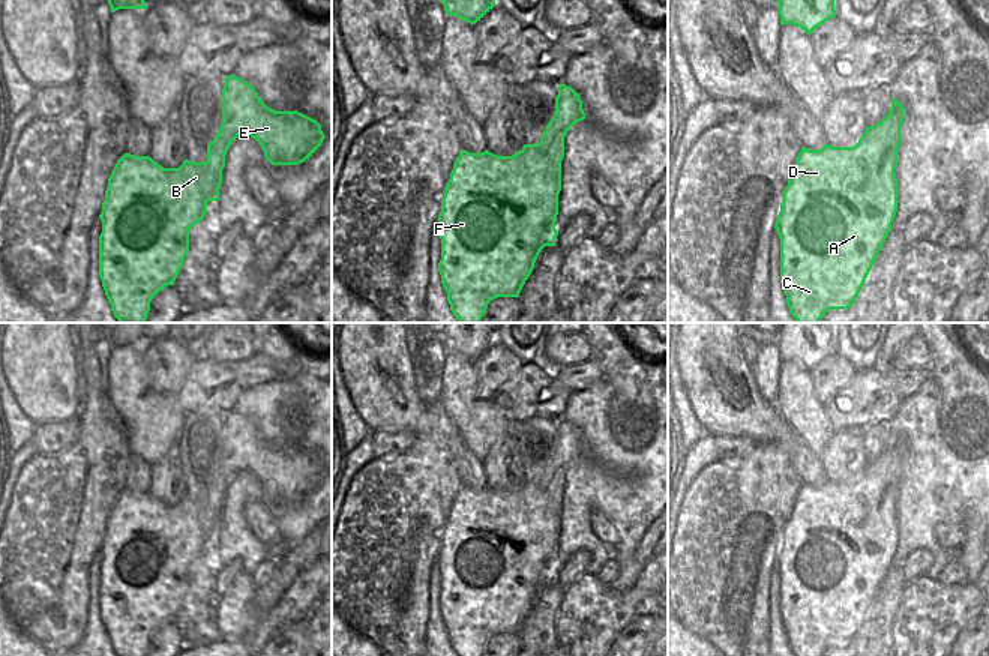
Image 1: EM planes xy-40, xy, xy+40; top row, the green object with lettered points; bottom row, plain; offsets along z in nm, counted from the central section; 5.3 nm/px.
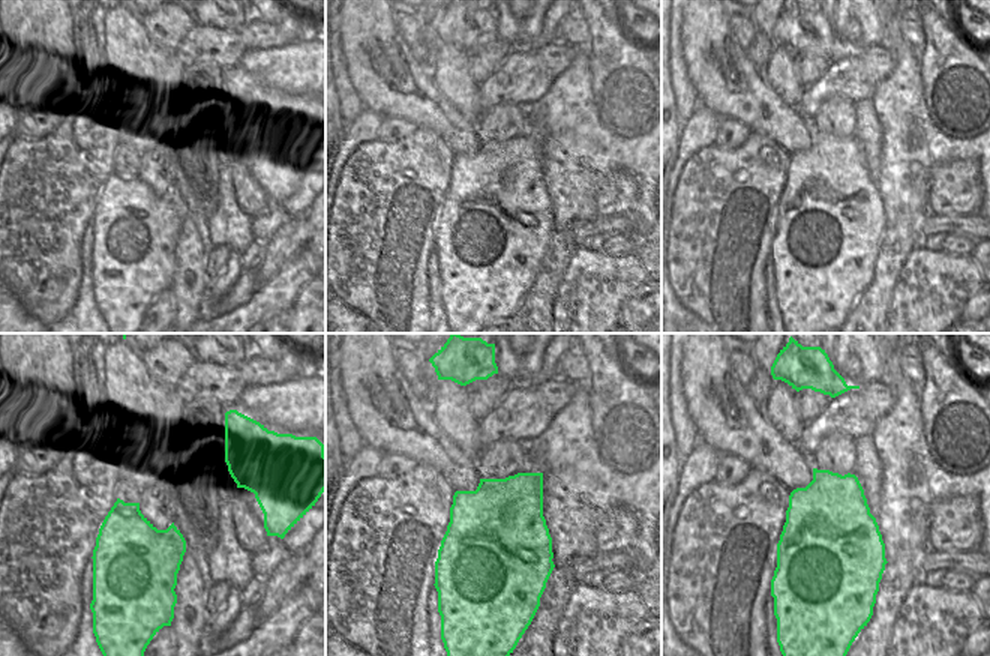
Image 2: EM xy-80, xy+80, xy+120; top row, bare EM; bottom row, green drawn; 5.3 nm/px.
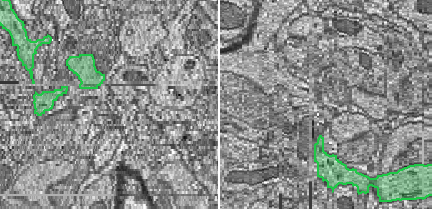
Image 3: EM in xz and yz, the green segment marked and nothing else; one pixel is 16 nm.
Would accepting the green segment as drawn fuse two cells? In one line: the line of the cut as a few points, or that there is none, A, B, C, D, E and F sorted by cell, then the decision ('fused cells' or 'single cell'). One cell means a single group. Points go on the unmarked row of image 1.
no cut | A B C D E F | single cell

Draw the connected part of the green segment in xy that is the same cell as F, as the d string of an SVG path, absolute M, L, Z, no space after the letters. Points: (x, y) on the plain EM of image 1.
M558 420L555 449L539 480L525 480L512 492L462 486L456 494L437 558L441 575L438 608L456 656L482 656L491 636L519 633L540 587L555 582L564 473L584 455L579 431Z

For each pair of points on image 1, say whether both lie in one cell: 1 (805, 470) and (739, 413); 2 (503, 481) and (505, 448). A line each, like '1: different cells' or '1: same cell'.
1: same cell
2: same cell

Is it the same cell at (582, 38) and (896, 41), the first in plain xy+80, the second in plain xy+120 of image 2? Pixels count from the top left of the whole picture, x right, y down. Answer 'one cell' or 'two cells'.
two cells

